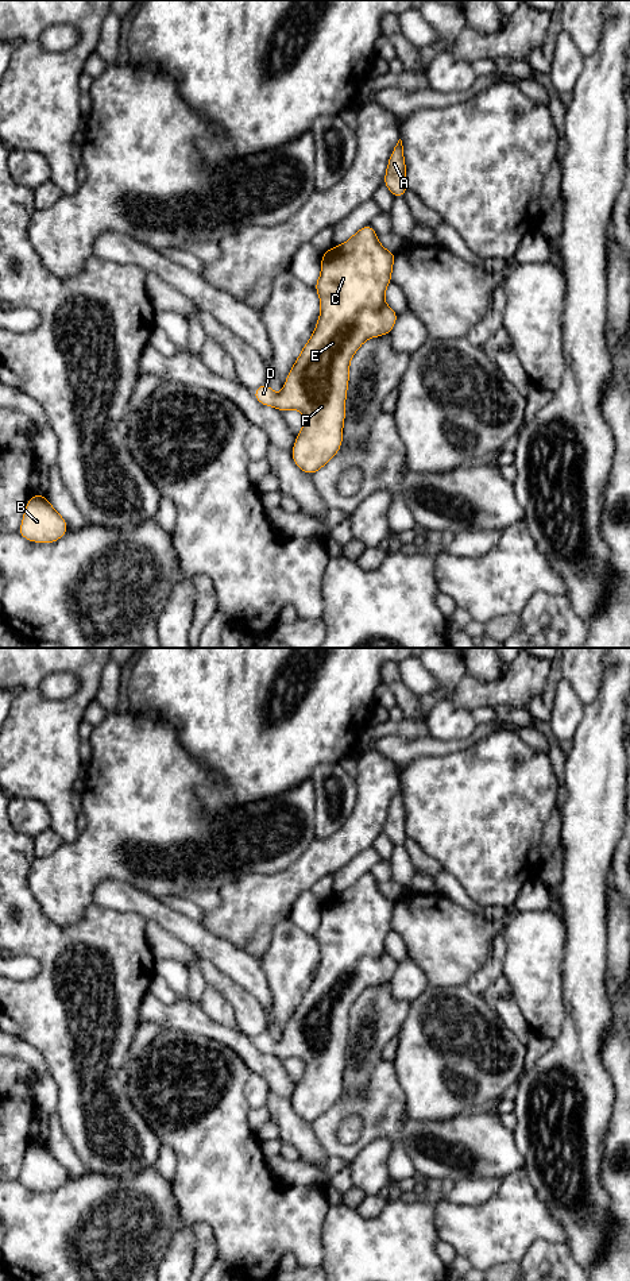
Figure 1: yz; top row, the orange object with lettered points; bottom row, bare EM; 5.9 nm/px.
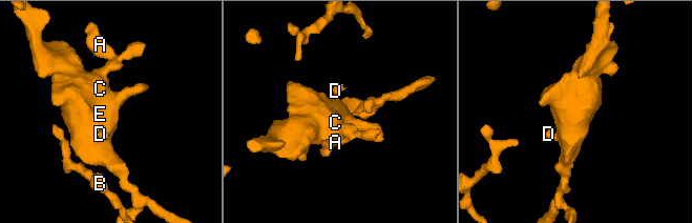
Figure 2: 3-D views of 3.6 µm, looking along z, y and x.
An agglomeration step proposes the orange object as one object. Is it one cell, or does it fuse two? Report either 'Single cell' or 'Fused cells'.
Single cell

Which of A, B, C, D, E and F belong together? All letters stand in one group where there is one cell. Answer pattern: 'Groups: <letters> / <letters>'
Groups: A B C D E F

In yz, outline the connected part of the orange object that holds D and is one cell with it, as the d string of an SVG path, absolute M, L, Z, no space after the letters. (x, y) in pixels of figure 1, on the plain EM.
M371 872L360 876L341 894L333 894L321 902L320 926L313 933L320 945L321 958L312 985L290 1016L281 1042L277 1043L267 1030L252 1039L256 1049L264 1054L275 1056L282 1061L289 1057L297 1057L302 1061L305 1070L295 1084L291 1104L297 1115L309 1123L321 1118L341 1096L352 1004L366 988L390 983L398 968L398 961L384 949L384 939L391 930L395 904L395 900L386 898L379 891L378 881Z

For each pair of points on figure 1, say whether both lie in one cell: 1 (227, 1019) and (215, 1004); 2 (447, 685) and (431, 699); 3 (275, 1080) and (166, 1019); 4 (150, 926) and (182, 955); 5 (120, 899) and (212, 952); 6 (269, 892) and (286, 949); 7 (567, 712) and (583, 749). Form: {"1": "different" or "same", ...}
{"1": "same", "2": "same", "3": "same", "4": "same", "5": "same", "6": "different", "7": "different"}

